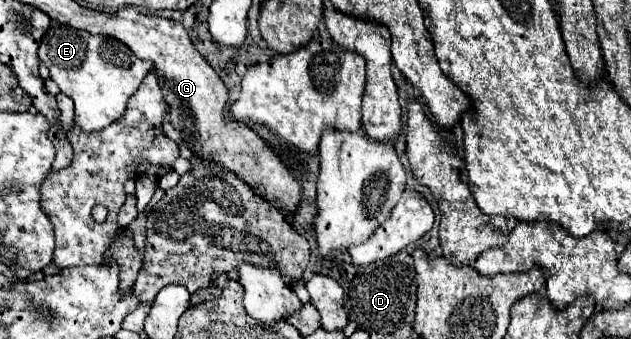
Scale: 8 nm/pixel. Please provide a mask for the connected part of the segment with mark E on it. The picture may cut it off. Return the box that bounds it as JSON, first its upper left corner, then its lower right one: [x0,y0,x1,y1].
[40,23,152,131]

